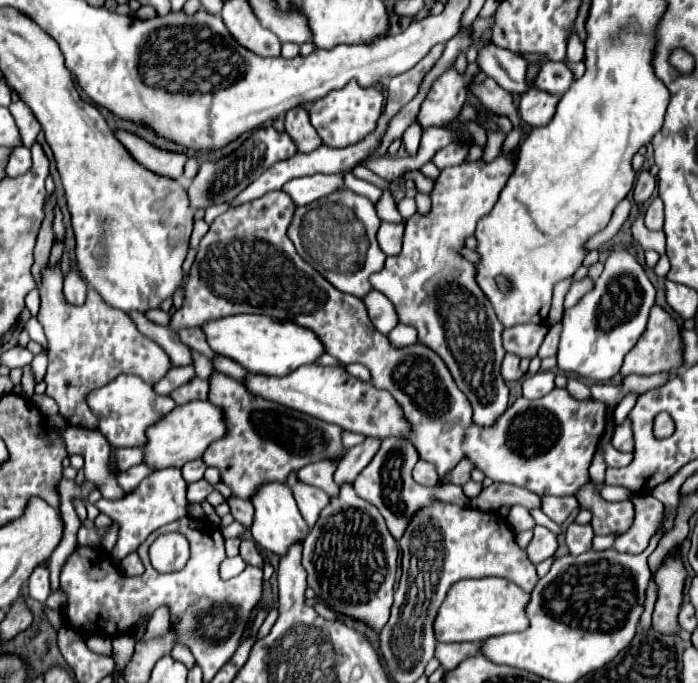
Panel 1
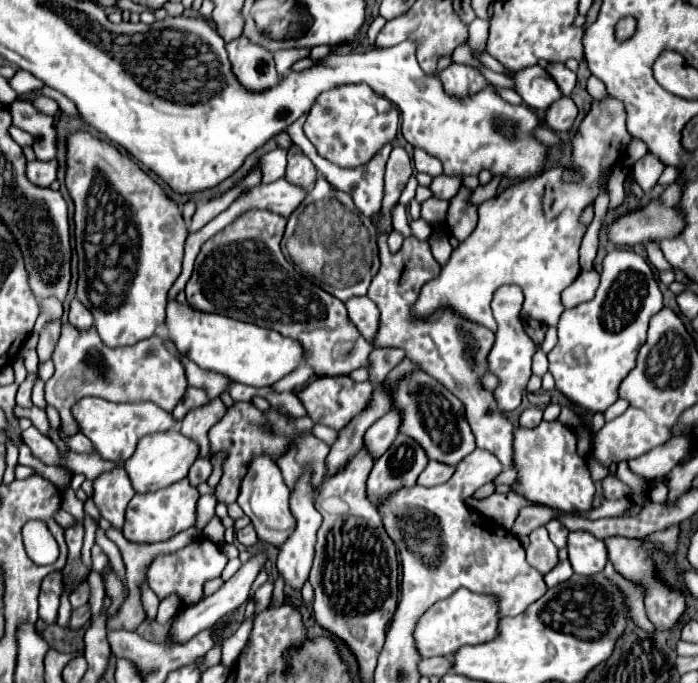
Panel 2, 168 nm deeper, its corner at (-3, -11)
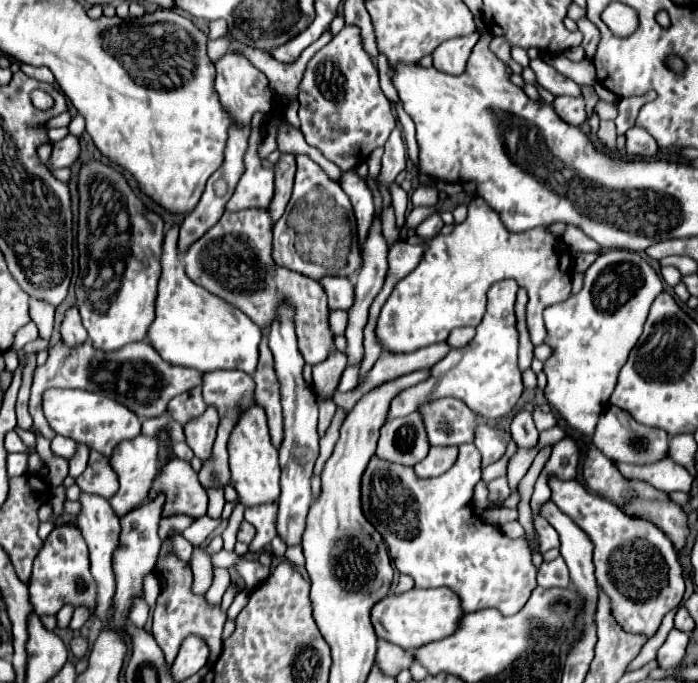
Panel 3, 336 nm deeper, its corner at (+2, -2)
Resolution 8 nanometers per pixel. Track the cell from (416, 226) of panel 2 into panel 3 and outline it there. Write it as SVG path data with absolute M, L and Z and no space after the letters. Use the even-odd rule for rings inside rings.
M435 213L435 215L427 217L427 219L417 227L417 235L419 235L419 237L433 239L441 229L443 229L443 221L441 221L441 217Z

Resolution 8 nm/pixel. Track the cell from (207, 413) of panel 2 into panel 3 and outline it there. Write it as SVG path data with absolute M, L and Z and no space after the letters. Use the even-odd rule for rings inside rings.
M207 407L207 411L199 419L193 419L191 423L185 425L187 445L201 461L207 459L207 455L211 455L211 447L217 437L217 423L219 419L215 419L215 411Z

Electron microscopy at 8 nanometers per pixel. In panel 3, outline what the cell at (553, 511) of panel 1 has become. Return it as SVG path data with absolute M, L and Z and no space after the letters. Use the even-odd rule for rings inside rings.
M539 517L535 519L535 531L537 531L537 543L539 543L539 553L545 553L553 547L559 547L559 533L547 523L547 519Z

